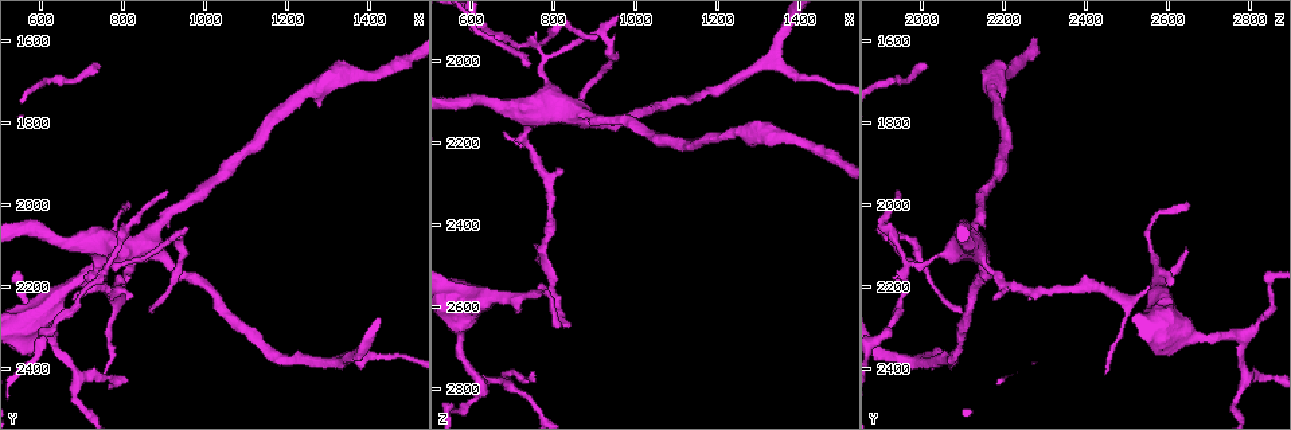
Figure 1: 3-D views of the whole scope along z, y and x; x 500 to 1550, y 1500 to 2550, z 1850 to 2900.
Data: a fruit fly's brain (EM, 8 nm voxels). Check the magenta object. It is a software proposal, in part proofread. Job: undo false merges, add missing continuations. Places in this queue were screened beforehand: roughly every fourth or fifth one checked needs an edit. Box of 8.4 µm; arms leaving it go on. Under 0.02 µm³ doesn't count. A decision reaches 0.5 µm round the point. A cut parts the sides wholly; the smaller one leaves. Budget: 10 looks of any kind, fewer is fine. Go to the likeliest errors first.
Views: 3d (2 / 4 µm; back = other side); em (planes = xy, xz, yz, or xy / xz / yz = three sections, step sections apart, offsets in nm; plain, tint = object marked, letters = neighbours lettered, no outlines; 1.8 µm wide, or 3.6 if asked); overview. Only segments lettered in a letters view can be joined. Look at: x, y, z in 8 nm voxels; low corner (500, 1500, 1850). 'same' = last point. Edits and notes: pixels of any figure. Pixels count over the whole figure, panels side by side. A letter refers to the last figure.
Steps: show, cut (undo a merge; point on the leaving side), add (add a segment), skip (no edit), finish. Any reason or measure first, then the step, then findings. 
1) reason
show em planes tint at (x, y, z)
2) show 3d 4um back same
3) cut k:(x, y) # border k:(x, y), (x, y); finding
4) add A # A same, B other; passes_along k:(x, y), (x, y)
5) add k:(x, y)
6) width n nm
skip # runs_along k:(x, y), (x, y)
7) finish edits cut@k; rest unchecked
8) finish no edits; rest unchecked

four arms meet
show 3d 4um at (775, 2145, 1995)

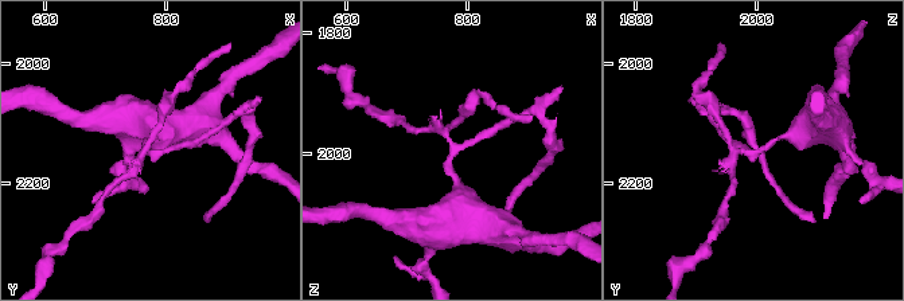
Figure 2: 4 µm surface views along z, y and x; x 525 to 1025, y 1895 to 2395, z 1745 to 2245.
arms 4
show em xy step 4 letters at (780, 2150, 1995)

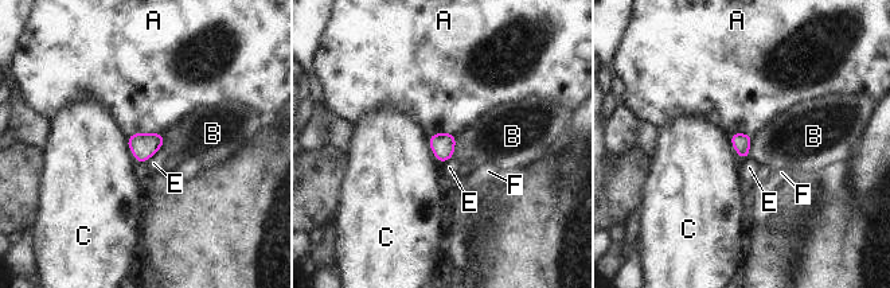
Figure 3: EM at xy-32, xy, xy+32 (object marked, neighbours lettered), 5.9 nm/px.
skip # A other, B other, C other, E other, F other; continuous, no second neuron

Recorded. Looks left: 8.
three arms meet
show 3d 4um at (685, 2420, 2785)

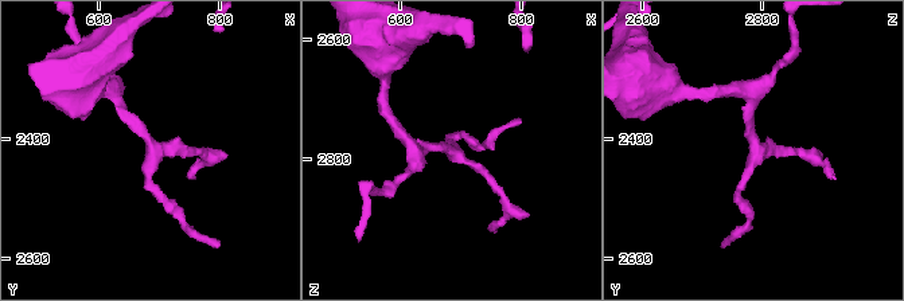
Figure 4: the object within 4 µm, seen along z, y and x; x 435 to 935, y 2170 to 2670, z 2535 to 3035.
now the EM
show em planes tint at (685, 2420, 2795)

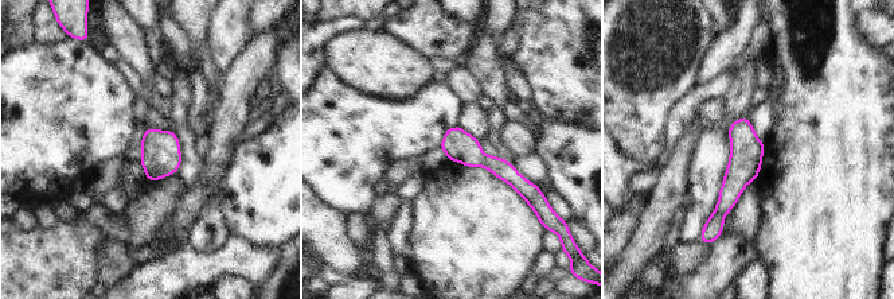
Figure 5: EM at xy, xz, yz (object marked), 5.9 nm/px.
what lies round it
show em planes letters same

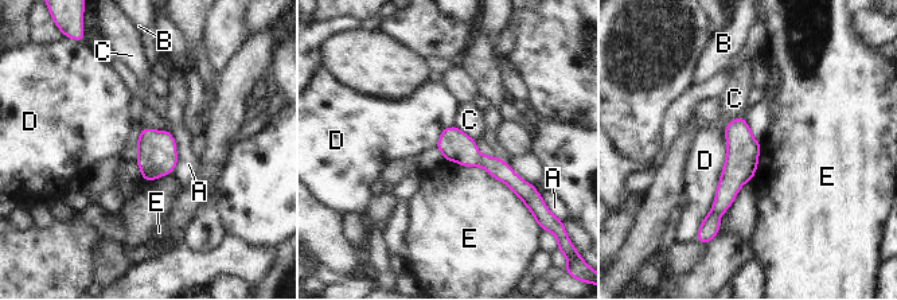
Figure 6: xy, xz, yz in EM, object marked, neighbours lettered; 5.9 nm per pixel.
longest_contact D 600 nm
skip # A other, B other, C other, D other, E other; runs_along 6:(741, 120), (740, 167), (710, 219); one neuron here

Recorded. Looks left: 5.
arms part here
show 3d 4um at (1320, 2385, 2010)

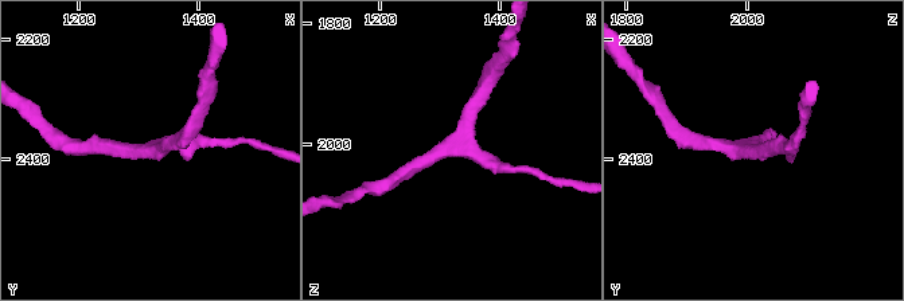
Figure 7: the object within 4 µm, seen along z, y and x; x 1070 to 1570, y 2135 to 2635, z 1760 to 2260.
arms 3; arm_widths 200, 200, 220 nm
show em 3.6um xy step 4 tint at (1315, 2390, 2010)

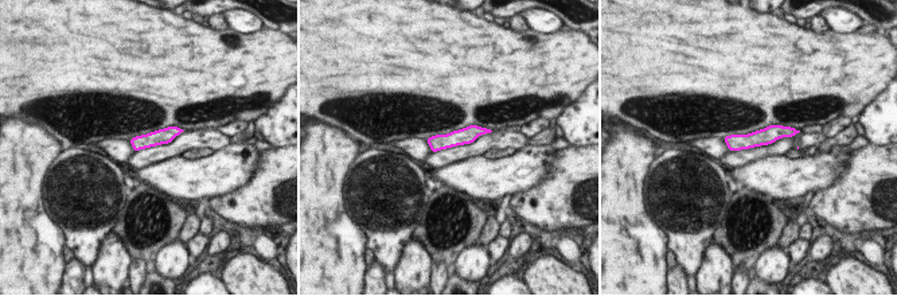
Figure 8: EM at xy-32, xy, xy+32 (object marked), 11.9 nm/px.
show em 3.6um xy step 4 letters same

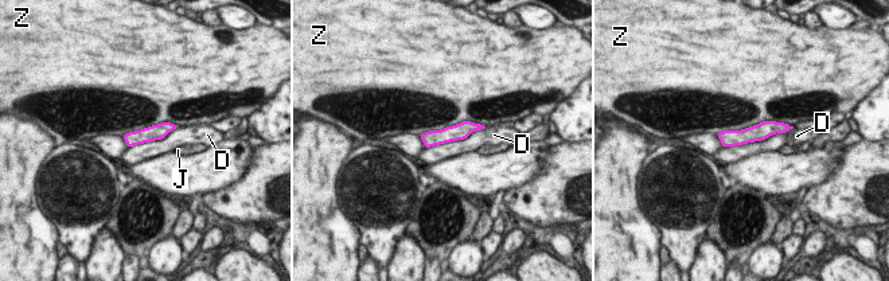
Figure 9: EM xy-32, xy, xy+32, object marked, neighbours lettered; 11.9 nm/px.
width 190 nm
skip # D other, J other, Z other; border 9:(788, 129), (760, 140), (722, 147); one neuron here

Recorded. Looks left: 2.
branch stops here
show em yz step 8 letters at (840, 2105, 2640)

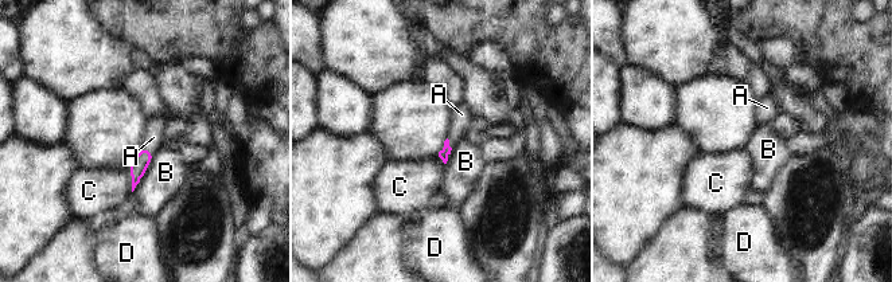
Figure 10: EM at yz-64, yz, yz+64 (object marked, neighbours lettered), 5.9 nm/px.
add A # A same, B other, C other, D other; passes_along 10:(139, 165), (147, 149), (154, 137); it goes on there

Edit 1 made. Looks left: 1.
finish edits add@10; rest unchecked

